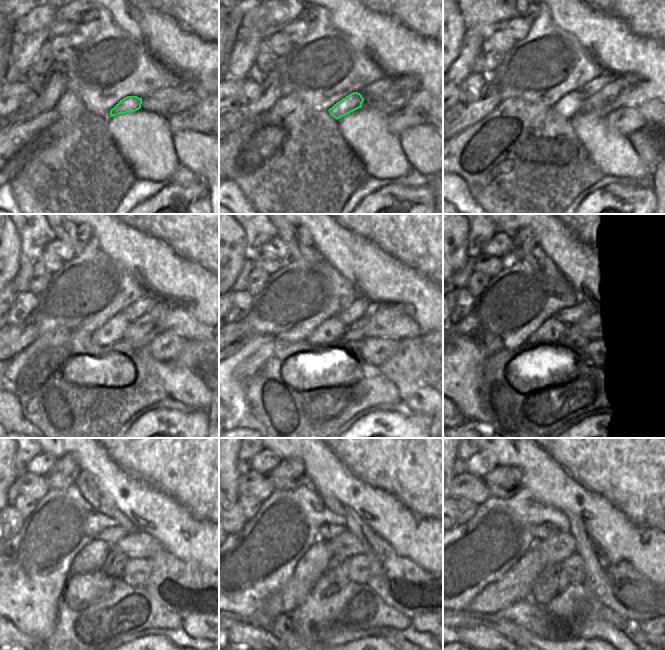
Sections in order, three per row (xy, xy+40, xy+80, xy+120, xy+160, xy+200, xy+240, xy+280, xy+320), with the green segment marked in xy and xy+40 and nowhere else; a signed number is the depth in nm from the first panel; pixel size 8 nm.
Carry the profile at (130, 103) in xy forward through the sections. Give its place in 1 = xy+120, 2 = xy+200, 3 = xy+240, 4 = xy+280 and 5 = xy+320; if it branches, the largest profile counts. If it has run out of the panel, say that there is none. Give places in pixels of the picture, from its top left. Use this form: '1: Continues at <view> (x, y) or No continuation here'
1: Continues at xy+120 (113, 331)
2: Continues at xy+200 (551, 329)
3: Continues at xy+240 (91, 558)
4: Continues at xy+280 (308, 569)
5: Continues at xy+320 (497, 596).

